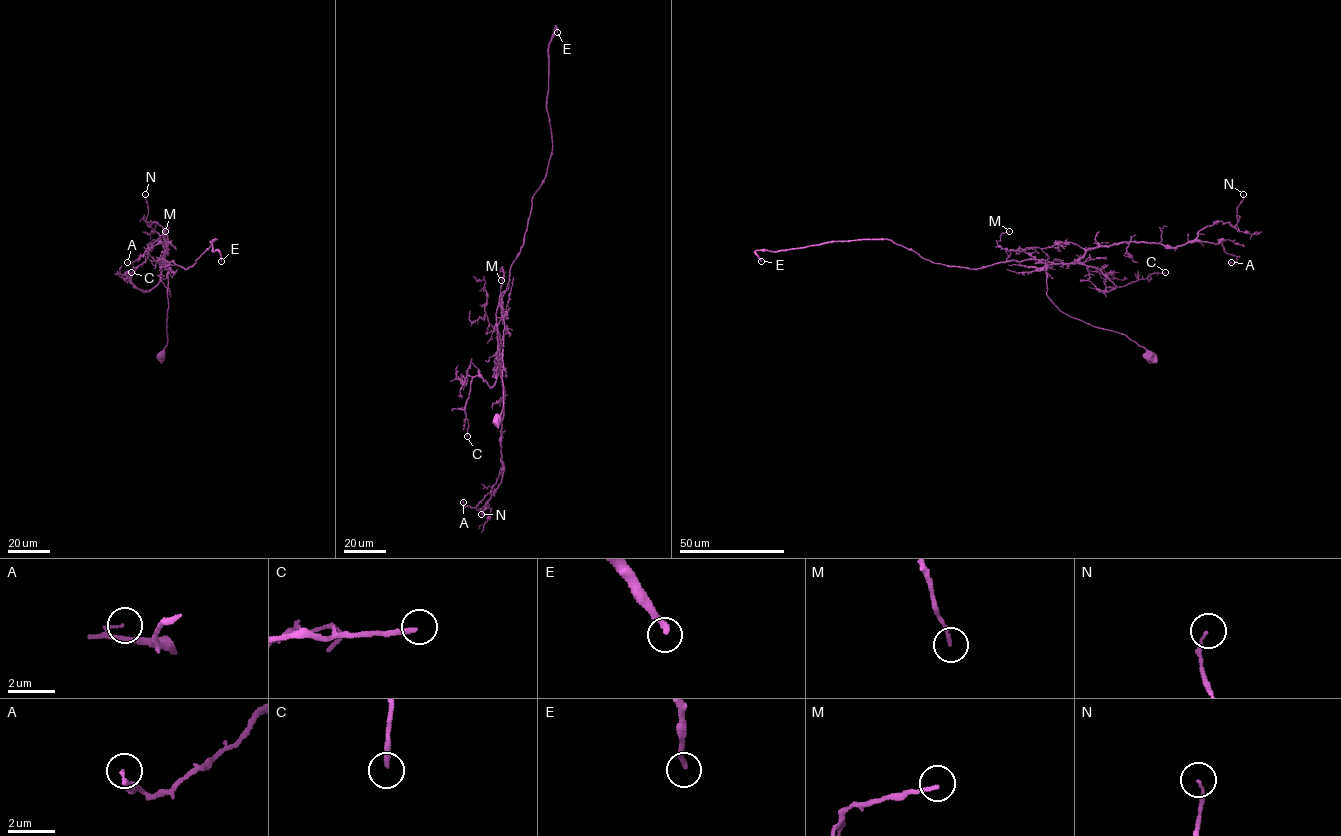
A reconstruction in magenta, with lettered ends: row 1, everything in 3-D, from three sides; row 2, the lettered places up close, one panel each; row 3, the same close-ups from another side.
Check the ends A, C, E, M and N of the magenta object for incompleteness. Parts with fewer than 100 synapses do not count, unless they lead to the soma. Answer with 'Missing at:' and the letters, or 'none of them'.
Missing at: E

